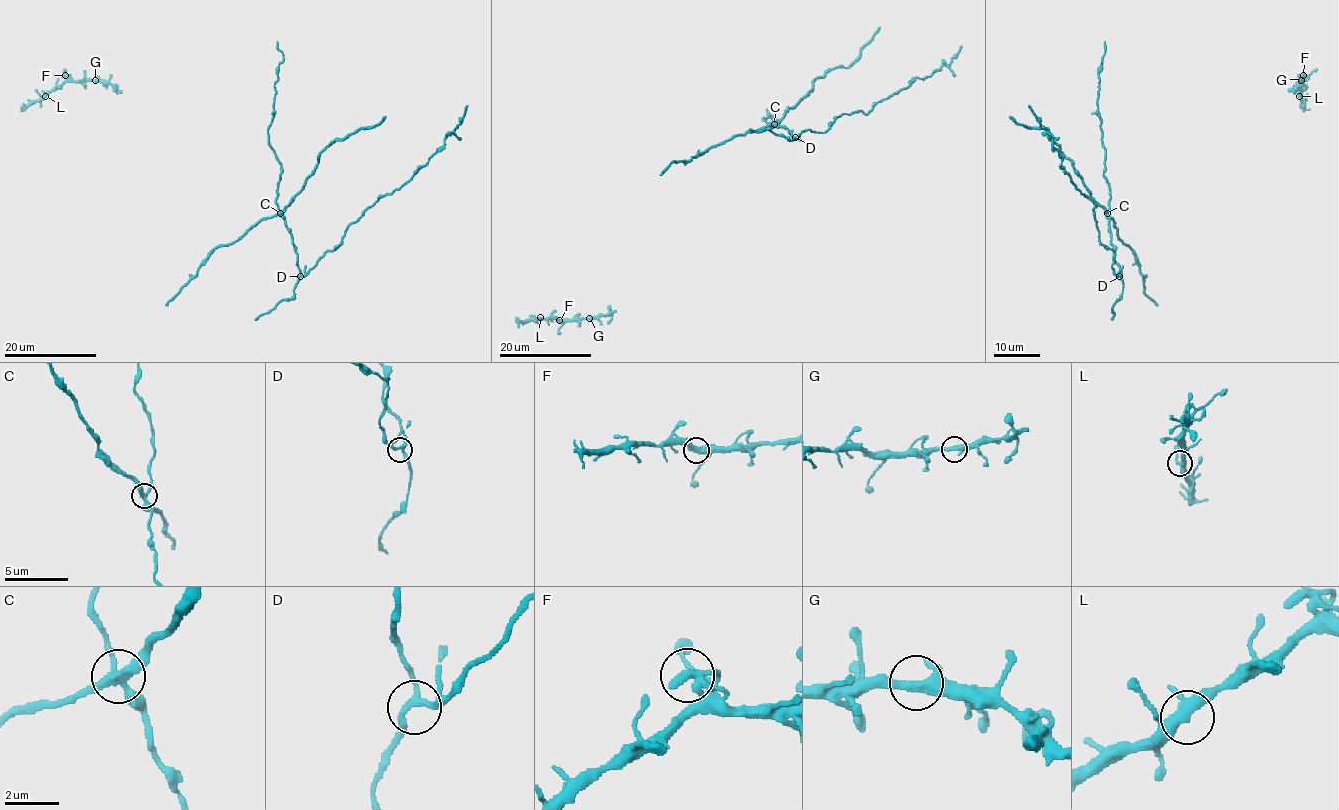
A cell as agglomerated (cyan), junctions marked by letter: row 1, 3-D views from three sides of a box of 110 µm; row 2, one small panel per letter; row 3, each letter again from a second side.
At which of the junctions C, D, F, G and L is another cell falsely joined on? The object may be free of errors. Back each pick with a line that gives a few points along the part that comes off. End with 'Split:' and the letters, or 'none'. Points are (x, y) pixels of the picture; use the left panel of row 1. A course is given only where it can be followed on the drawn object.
C: course (280, 213), (301, 189), (318, 162), (318, 156), (333, 142), (359, 129), (372, 128), (385, 116)
Split: C

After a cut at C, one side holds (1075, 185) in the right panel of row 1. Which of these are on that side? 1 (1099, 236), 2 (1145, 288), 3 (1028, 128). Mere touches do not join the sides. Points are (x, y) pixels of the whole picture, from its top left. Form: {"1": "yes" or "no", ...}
{"1": "yes", "2": "no", "3": "no"}

